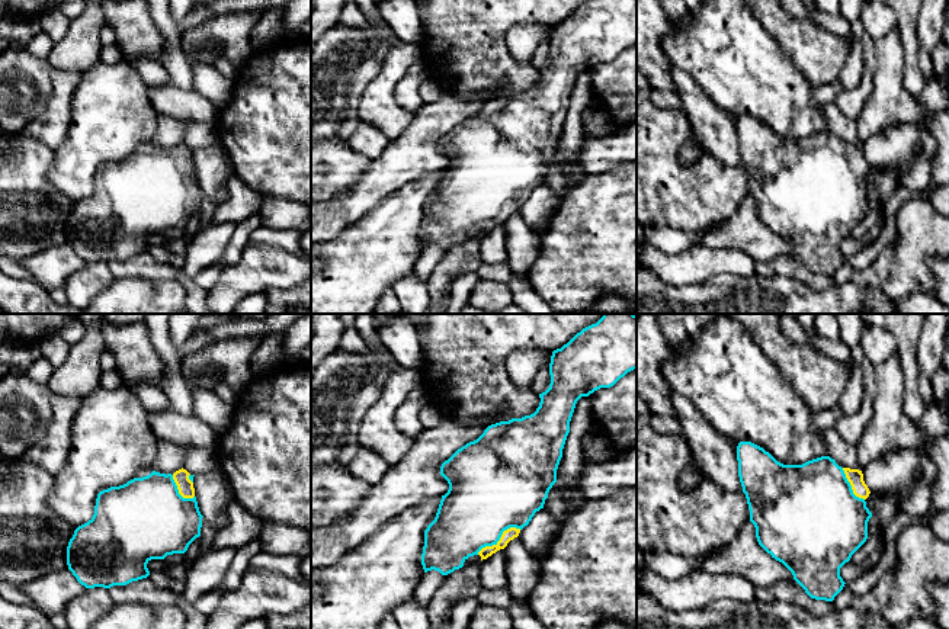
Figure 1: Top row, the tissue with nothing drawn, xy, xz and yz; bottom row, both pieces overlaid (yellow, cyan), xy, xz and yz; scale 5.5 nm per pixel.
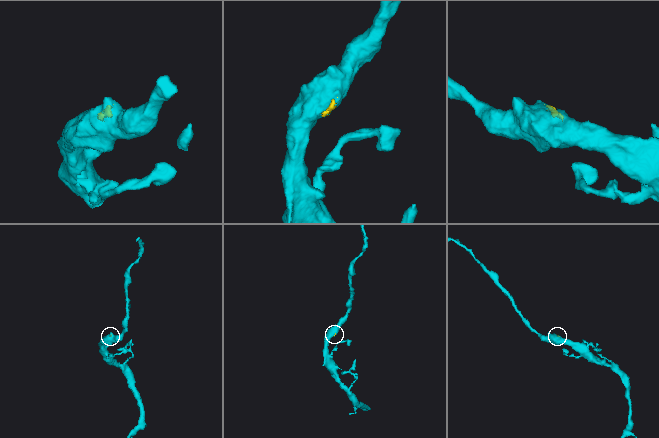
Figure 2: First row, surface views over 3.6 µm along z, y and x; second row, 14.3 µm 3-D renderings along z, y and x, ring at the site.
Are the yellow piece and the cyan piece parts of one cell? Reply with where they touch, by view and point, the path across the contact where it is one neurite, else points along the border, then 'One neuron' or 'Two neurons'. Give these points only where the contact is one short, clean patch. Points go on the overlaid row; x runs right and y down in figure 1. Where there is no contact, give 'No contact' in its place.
Touches yellow at xz (500, 538). One neuron

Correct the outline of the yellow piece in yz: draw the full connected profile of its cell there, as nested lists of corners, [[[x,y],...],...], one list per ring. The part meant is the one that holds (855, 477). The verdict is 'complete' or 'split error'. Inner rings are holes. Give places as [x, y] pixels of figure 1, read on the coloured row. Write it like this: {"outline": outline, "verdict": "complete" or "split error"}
{"outline": [[[751,442],[738,443],[737,460],[740,482],[759,545],[792,572],[793,580],[811,598],[833,601],[846,584],[840,577],[840,568],[868,539],[868,522],[872,513],[865,500],[871,491],[863,481],[862,471],[841,468],[830,456],[821,456],[802,465],[783,465]]], "verdict": "split error"}

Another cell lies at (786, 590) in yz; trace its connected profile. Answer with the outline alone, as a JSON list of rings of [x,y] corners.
[[[782,580],[769,587],[757,587],[756,600],[759,603],[785,601],[796,604],[815,616],[834,612],[831,601],[811,598],[795,580]]]

